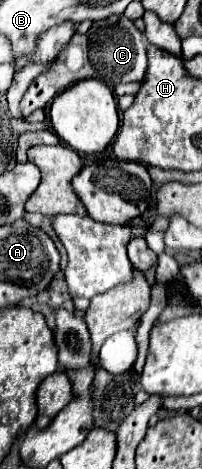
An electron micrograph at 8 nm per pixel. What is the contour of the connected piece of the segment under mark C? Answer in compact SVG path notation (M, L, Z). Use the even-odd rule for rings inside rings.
M110 16L106 20L98 20L92 24L88 34L76 32L68 42L68 46L64 46L62 52L58 54L56 64L30 84L28 92L20 102L20 114L22 118L26 118L34 110L46 108L50 100L54 100L54 96L58 96L60 92L64 92L66 88L74 86L80 80L96 78L96 80L102 80L108 88L114 88L120 82L142 80L146 74L146 68L148 68L146 38L134 26L134 22L128 20L126 16Z

